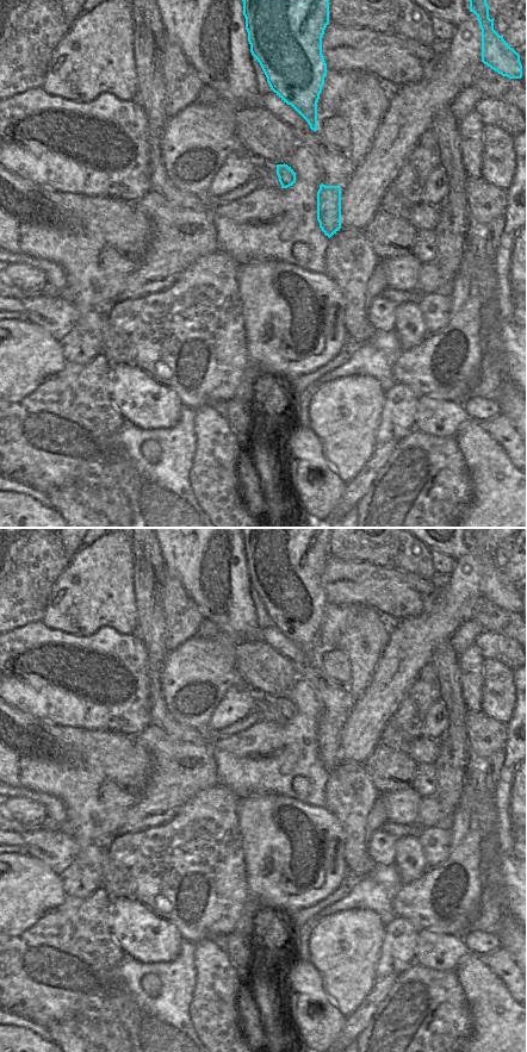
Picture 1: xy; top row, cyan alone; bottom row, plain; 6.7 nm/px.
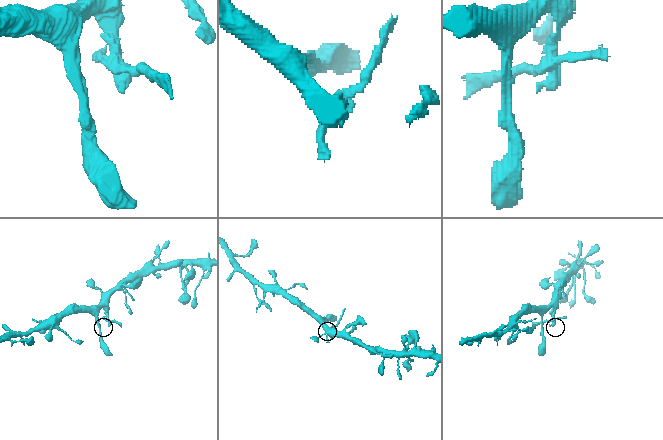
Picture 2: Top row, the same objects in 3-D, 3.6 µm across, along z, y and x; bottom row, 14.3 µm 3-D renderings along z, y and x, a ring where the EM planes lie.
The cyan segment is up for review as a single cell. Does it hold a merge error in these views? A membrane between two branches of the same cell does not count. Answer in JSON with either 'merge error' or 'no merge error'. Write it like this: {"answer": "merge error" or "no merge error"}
{"answer": "merge error"}

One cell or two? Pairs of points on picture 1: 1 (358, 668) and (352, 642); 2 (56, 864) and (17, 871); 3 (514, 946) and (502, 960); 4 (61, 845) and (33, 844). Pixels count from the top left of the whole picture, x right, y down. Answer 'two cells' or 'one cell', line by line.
1: one cell
2: two cells
3: two cells
4: one cell

